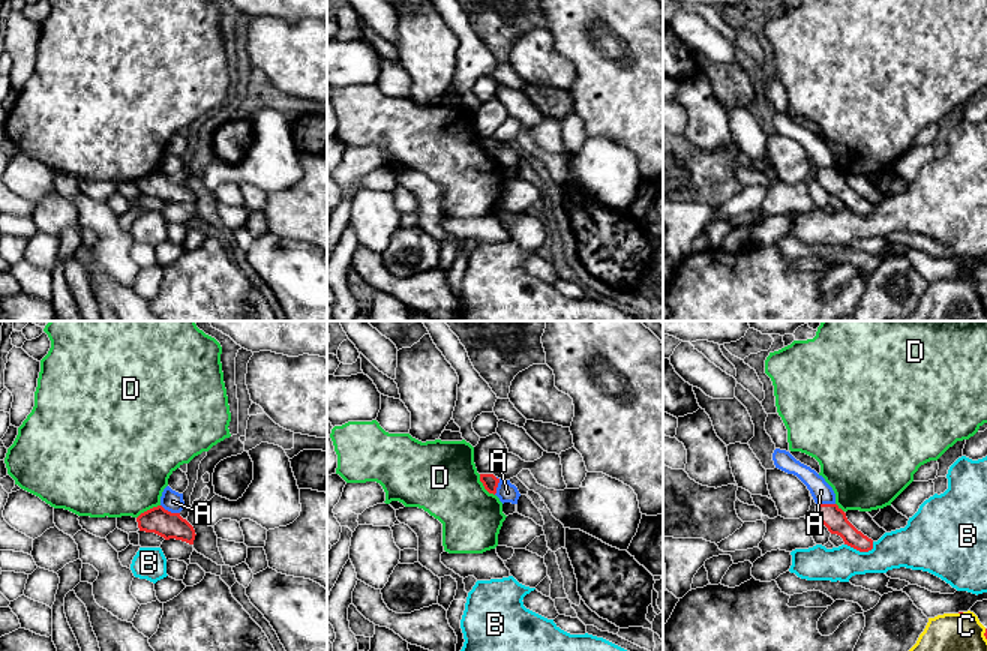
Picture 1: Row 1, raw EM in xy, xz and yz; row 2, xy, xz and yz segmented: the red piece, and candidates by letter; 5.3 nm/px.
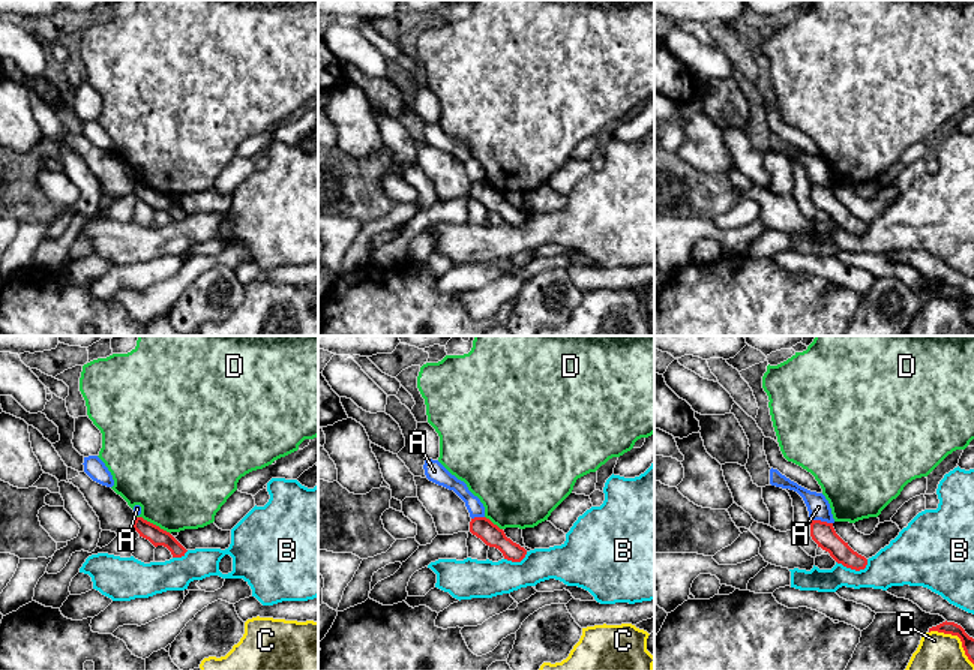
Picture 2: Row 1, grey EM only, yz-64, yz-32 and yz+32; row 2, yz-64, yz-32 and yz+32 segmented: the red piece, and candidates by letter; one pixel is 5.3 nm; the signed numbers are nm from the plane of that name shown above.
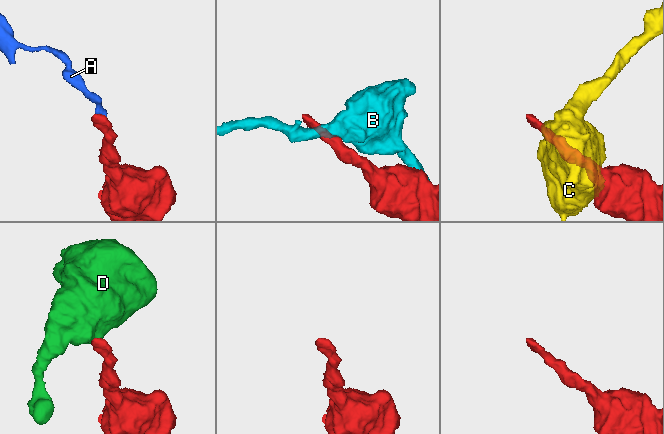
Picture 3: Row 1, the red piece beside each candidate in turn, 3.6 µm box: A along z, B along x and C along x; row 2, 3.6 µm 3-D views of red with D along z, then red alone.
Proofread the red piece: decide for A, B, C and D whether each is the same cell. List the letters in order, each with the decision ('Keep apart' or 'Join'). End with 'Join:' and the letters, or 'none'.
A: Keep apart
B: Keep apart
C: Keep apart
D: Keep apart
Join: none

